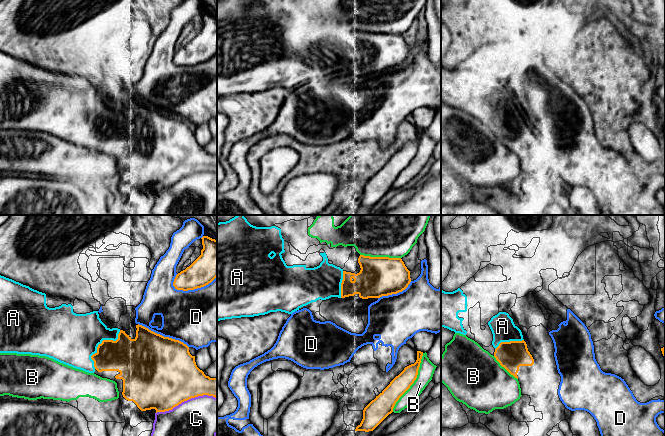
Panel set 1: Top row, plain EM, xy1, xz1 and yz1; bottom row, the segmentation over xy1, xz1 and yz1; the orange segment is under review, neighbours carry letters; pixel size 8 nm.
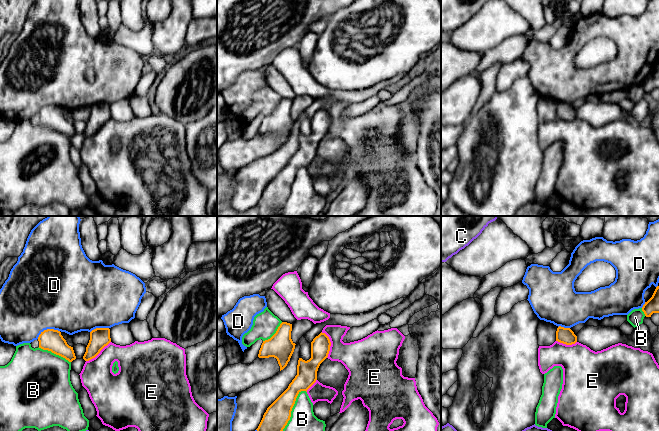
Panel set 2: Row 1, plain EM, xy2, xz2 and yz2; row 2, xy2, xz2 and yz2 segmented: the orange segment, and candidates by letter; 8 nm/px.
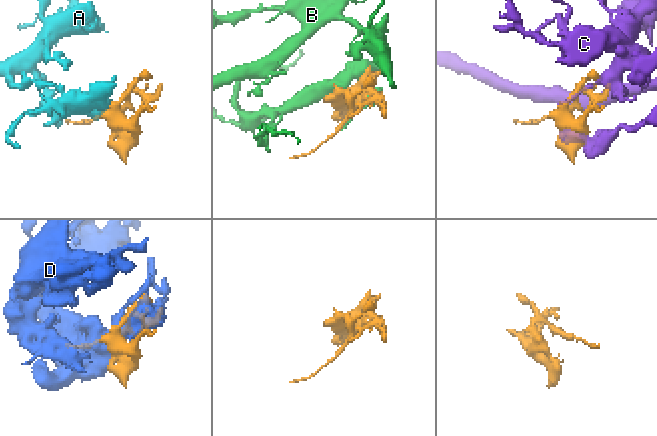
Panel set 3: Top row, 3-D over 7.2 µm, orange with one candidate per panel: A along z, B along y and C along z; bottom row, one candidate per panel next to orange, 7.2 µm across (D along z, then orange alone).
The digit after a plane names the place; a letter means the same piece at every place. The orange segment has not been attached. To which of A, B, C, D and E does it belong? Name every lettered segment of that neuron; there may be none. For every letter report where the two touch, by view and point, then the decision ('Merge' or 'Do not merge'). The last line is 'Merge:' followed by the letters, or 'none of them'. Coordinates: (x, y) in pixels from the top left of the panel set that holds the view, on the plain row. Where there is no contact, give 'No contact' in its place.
A: Touches orange at xy1 (101, 119). Merge
B: Touches orange at xz1 (413, 158). Do not merge
C: Touches orange at xy1 (186, 176). Do not merge
D: Touches orange at xy1 (194, 64). Do not merge
E: Touches orange at xz2 (330, 120). Do not merge
Merge: A

